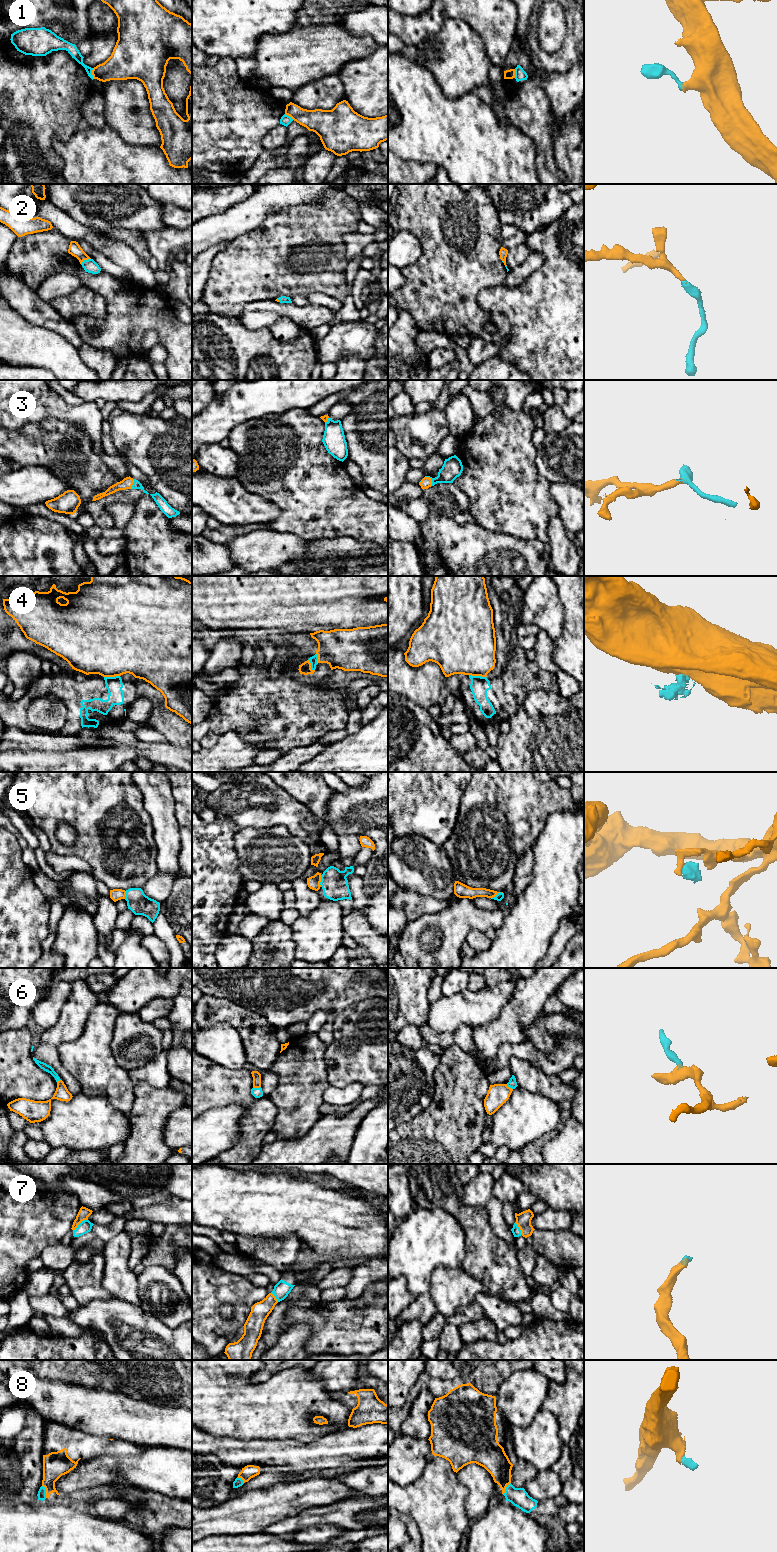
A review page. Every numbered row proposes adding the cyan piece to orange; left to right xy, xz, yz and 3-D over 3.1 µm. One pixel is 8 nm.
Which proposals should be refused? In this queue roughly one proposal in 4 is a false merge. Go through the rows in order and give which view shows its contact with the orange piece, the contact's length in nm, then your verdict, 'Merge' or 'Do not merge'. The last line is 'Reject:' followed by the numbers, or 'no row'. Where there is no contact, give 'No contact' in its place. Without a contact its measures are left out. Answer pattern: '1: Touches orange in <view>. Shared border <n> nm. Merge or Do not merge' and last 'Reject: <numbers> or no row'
1: Touches orange in xy. Shared border 90 nm. Do not merge
2: Touches orange in xy. Shared border 90 nm. Merge
3: Touches orange in yz. Shared border 100 nm. Merge
4: Touches orange in yz. Shared border 140 nm. Do not merge
5: Touches orange in xz. Shared border 100 nm. Do not merge
6: Touches orange in xz. Shared border 60 nm. Merge
7: Touches orange in xy. Shared border 160 nm. Merge
8: Touches orange in xy. Shared border 110 nm. Merge
Reject: 1, 4, 5

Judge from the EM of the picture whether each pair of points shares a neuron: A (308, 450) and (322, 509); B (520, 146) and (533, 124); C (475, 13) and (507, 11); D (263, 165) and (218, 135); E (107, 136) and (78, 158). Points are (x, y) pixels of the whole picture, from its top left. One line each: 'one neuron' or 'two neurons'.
A: one neuron
B: two neurons
C: one neuron
D: two neurons
E: one neuron

